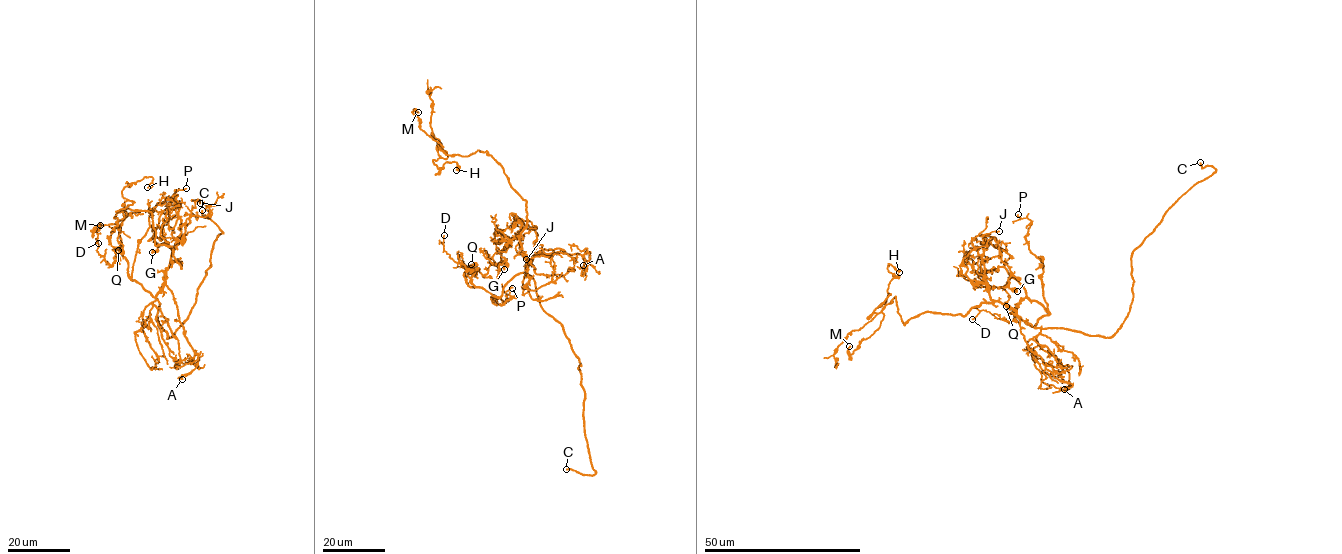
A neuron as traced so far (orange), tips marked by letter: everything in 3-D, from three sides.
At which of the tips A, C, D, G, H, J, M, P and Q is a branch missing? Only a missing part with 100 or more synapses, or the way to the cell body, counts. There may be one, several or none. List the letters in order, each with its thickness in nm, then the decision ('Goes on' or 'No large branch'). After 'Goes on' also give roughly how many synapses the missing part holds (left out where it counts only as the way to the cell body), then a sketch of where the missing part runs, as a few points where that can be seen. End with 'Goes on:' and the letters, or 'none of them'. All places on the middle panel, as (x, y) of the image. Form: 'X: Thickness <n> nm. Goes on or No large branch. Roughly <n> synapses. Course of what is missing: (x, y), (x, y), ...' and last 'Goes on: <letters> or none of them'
A: Thickness 120 nm. No large branch
C: Thickness 220 nm. Goes on. Course of what is missing: (566, 469), (548, 483)
D: Thickness 130 nm. No large branch
G: Thickness 400 nm. No large branch
H: Thickness 280 nm. No large branch
J: Thickness 120 nm. No large branch
M: Thickness 190 nm. No large branch
P: Thickness 110 nm. No large branch
Q: Thickness 110 nm. No large branch
Goes on: C

